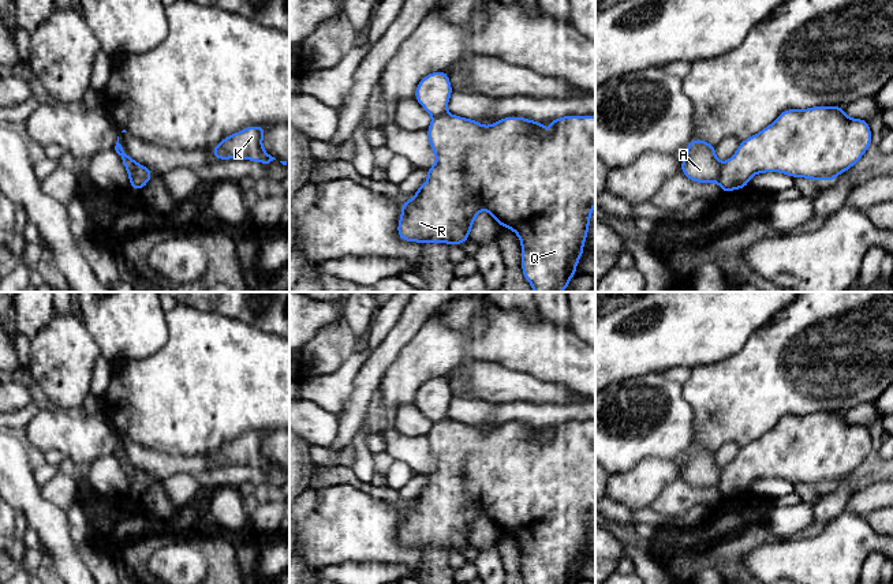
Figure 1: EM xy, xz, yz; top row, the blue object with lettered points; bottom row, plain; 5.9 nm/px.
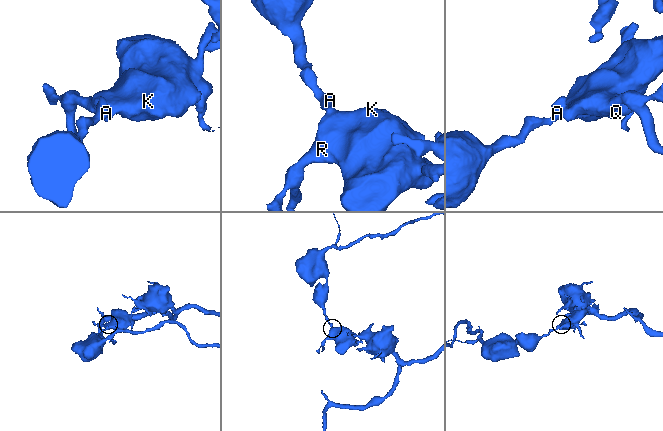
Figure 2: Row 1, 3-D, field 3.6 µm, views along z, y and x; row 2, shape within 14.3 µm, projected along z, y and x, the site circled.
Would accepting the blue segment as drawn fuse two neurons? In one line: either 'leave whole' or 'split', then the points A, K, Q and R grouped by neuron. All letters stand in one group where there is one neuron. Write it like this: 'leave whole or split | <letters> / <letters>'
split | A / K Q R

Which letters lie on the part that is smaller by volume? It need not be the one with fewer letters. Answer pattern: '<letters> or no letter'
K, Q, R

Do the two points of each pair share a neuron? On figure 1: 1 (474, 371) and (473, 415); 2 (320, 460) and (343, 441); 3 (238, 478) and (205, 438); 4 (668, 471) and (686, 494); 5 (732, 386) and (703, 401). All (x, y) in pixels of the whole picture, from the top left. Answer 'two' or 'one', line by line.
1: two
2: two
3: two
4: two
5: one

